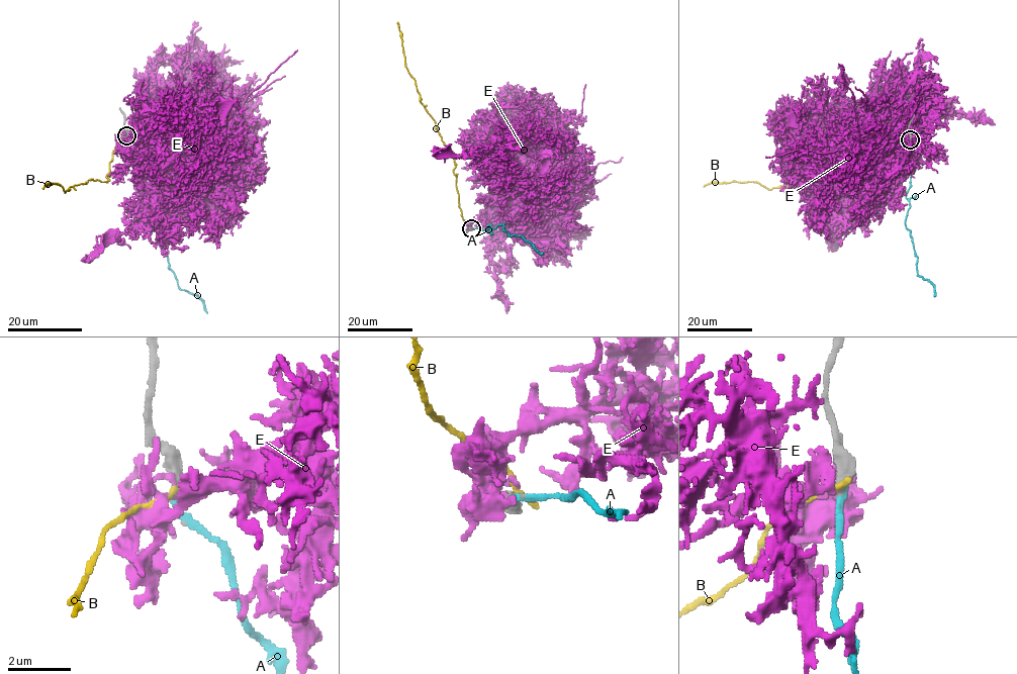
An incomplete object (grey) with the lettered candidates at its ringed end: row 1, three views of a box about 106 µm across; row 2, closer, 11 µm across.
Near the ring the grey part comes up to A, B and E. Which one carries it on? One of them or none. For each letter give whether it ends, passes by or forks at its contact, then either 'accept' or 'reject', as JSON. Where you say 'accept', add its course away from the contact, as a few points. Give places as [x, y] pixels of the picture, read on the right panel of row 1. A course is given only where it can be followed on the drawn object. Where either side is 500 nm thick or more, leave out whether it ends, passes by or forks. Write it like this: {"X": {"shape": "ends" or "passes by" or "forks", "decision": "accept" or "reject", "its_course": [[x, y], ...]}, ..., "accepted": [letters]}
{"A": {"shape": "ends", "decision": "accept"}, "B": {"shape": "ends", "decision": "reject"}, "E": {"shape": "passes by", "decision": "reject"}, "accepted": ["A"]}

